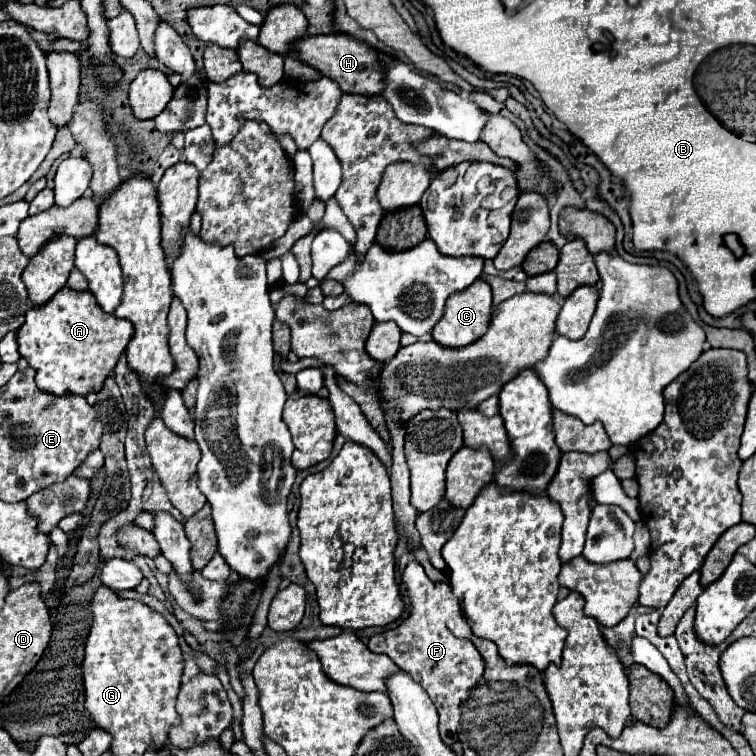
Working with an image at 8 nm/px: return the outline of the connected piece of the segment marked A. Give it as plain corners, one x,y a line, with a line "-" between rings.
62,287
48,303
30,307
24,325
16,331
20,355
36,369
36,385
54,395
100,391
132,333
134,327
128,319
104,313
90,291
74,291
70,287

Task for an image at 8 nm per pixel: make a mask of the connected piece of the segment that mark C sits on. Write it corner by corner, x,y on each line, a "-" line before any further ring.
482,279
478,283
472,283
466,291
460,291
458,295
452,295
450,301
446,301
446,313
444,317
434,325
432,335
434,341
444,347
464,347
484,335
488,321
492,313
492,291
490,285
486,285

